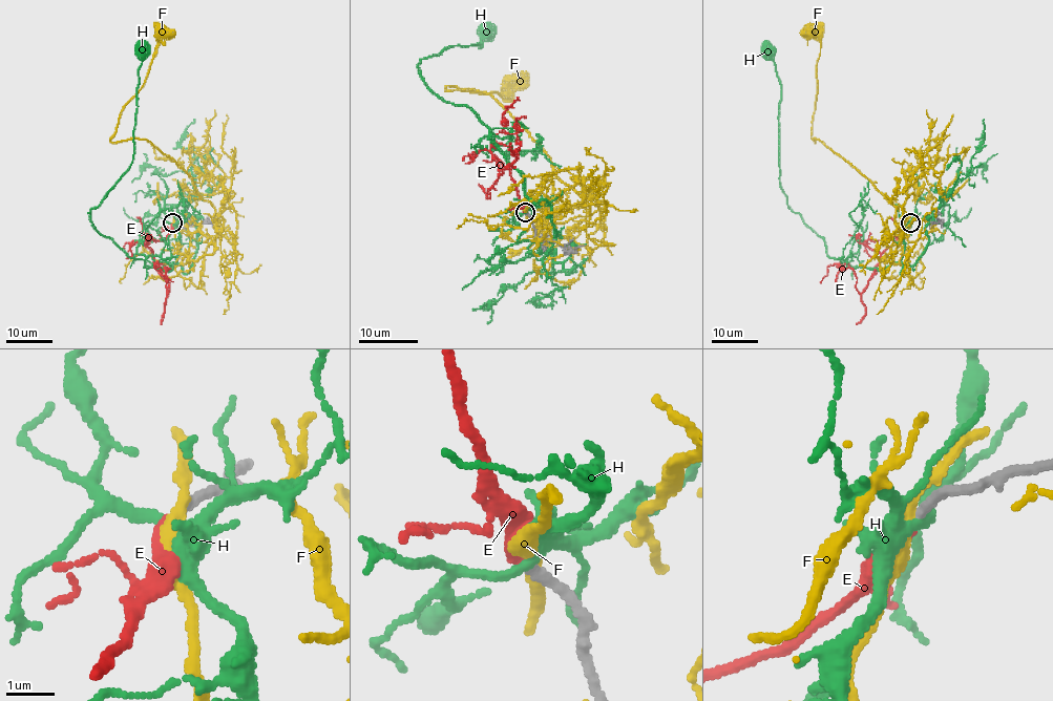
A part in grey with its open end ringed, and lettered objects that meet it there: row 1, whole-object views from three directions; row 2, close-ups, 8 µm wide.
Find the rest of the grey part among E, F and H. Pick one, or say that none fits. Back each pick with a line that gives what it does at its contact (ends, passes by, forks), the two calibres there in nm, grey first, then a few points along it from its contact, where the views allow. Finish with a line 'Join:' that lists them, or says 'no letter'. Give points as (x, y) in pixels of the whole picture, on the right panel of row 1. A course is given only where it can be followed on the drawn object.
E: it ends there; 220 nm thick on the grey side, 200 nm on the other; it runs (911, 222), (898, 235), (868, 240), (880, 261), (860, 293), (848, 264), (829, 266), (820, 282)
Join: E

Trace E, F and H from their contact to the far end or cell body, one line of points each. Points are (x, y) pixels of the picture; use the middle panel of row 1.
E: (524, 213), (510, 172), (493, 155), (501, 173), (517, 157), (521, 143), (503, 129), (503, 113), (517, 97)
F: (525, 212), (547, 176), (564, 169), (578, 173), (582, 195), (490, 96), (446, 87), (505, 97), (527, 72)
H: (525, 213), (535, 205), (487, 126), (465, 106), (442, 100), (418, 69), (447, 47), (480, 47), (487, 29)

